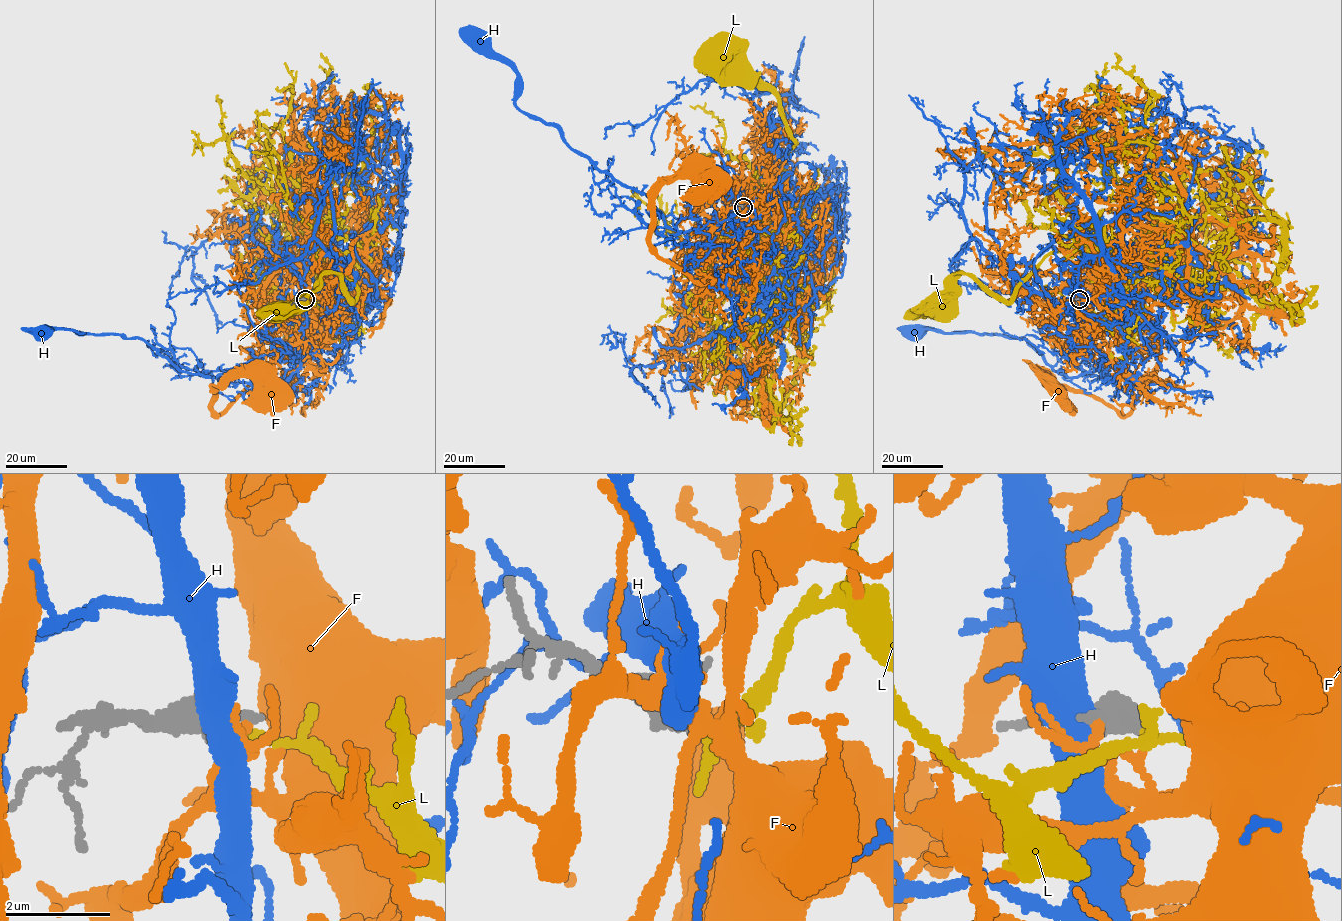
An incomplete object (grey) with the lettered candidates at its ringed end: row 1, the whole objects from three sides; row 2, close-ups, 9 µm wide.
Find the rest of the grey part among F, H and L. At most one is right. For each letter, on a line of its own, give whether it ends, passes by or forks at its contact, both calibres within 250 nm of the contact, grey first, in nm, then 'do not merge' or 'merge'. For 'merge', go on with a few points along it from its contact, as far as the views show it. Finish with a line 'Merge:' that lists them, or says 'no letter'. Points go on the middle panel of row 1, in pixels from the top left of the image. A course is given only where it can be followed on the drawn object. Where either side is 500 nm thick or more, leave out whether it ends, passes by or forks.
F: it forks; calibres 280 and 160 nm; do not merge
H: calibres 480 and 550 nm; do not merge
L: it passes by; calibres 280 and 180 nm; merge; course (743, 207), (756, 205), (772, 252), (767, 272), (752, 207), (795, 140), (757, 75), (711, 65)
Merge: L

